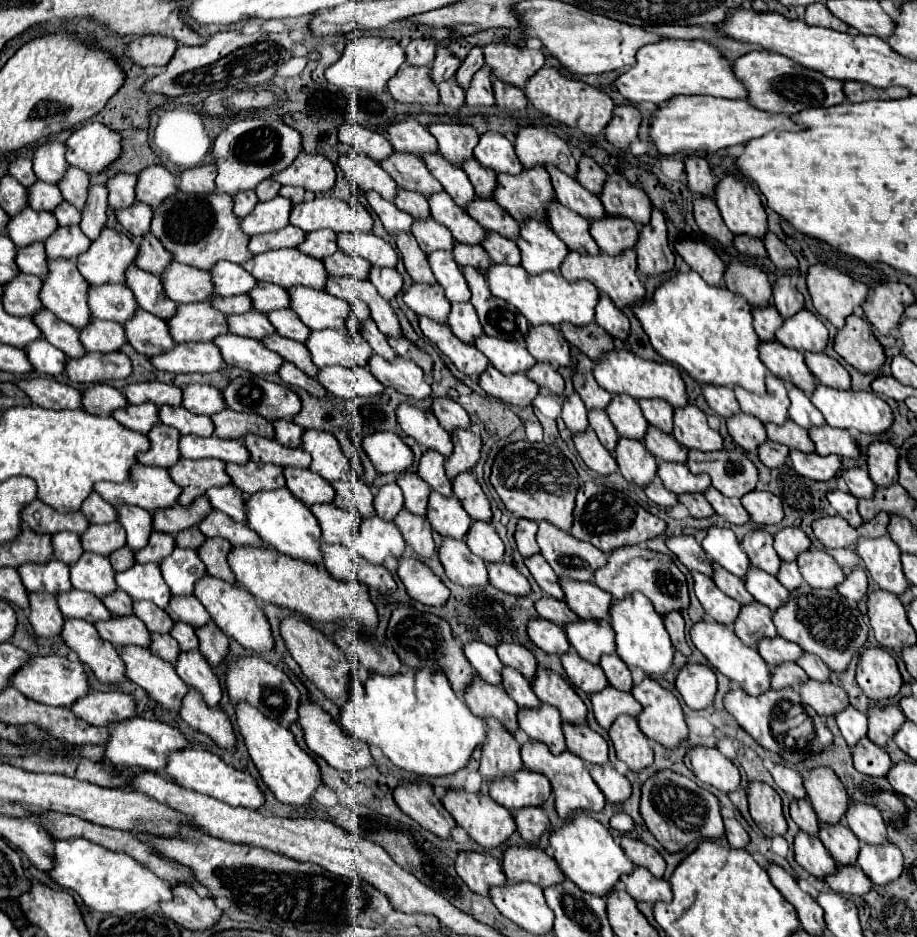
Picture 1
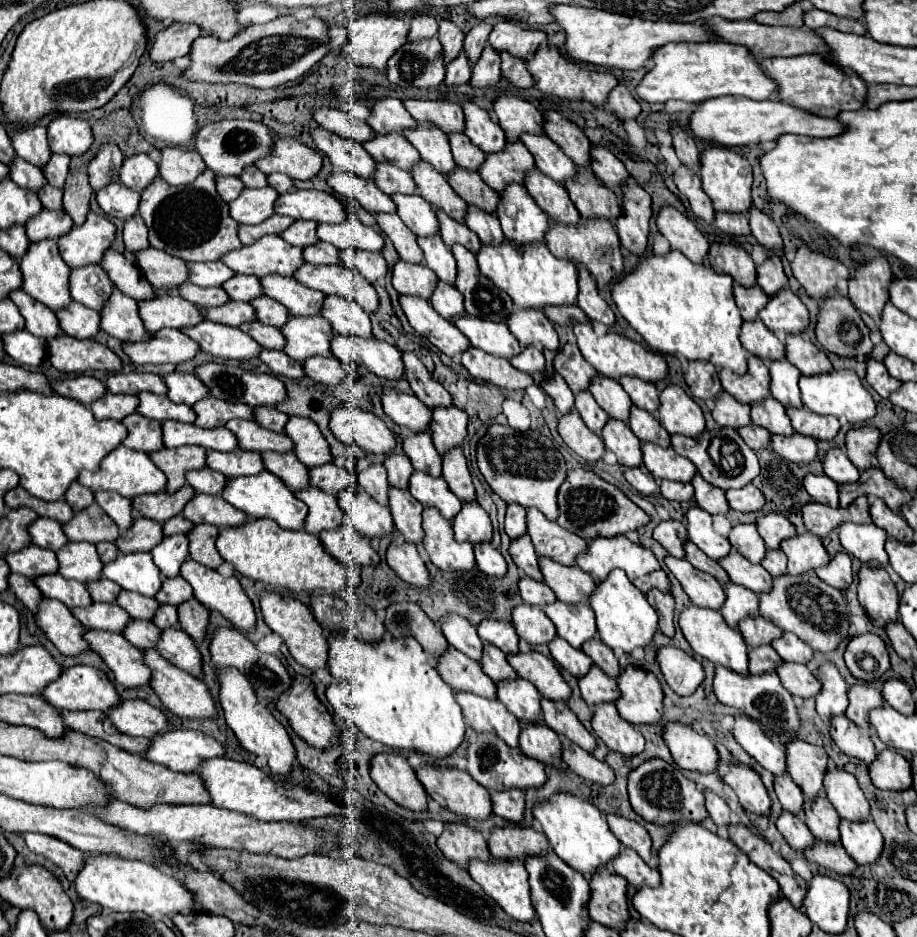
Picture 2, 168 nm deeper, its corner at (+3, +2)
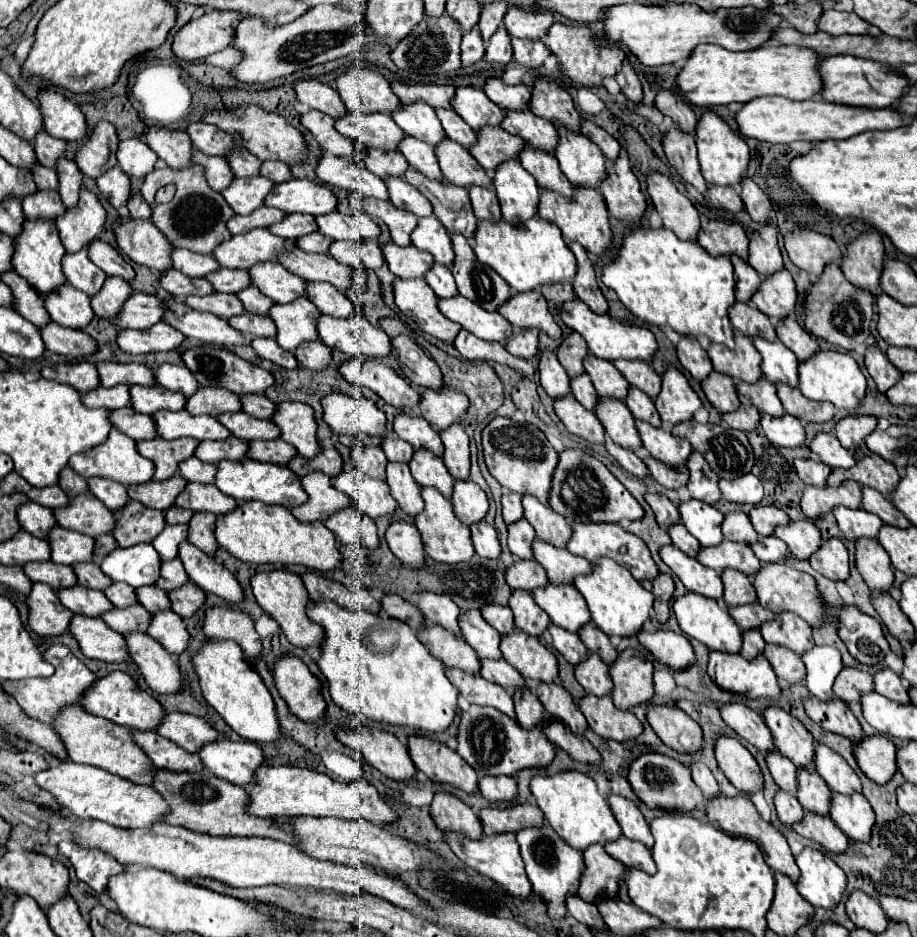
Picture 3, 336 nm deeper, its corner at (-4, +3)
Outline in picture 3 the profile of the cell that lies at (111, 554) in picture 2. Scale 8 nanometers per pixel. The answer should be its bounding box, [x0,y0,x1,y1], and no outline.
[95,535,117,561]

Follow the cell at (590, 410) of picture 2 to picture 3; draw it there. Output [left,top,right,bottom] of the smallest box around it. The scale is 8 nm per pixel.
[571,373,597,409]

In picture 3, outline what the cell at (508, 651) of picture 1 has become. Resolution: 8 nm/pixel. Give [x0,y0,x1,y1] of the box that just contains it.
[481,605,515,633]

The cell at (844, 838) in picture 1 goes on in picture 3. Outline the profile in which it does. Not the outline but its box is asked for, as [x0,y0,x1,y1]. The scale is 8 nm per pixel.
[797,769,831,815]

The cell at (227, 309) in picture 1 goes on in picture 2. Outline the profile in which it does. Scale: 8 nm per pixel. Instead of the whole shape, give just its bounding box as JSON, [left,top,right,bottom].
[178,282,230,308]

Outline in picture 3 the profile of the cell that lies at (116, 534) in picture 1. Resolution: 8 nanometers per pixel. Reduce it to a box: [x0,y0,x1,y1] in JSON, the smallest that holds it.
[53,491,115,537]

